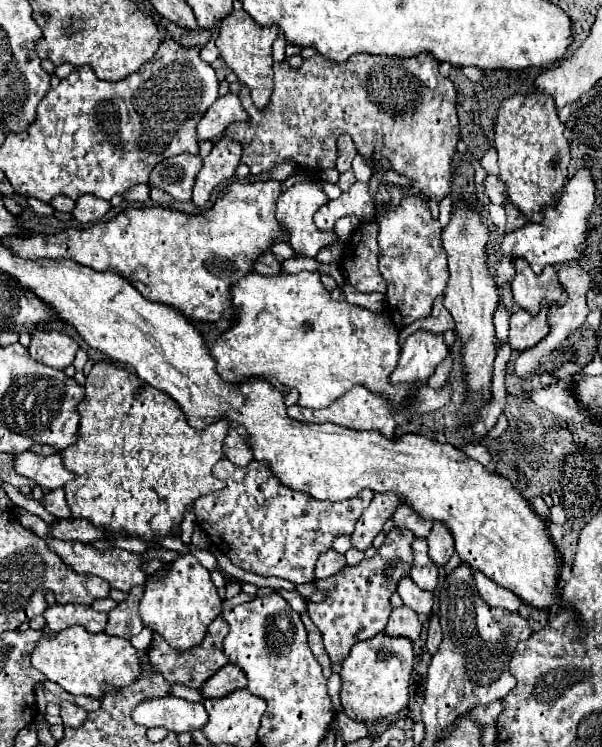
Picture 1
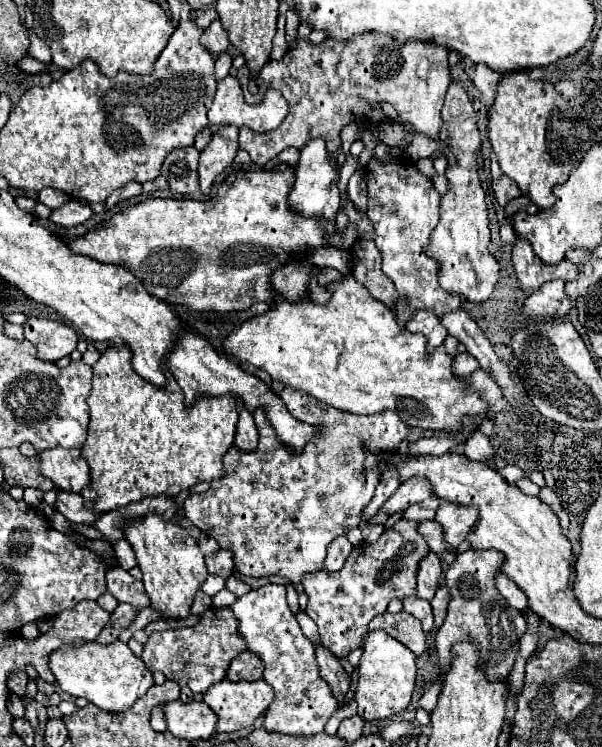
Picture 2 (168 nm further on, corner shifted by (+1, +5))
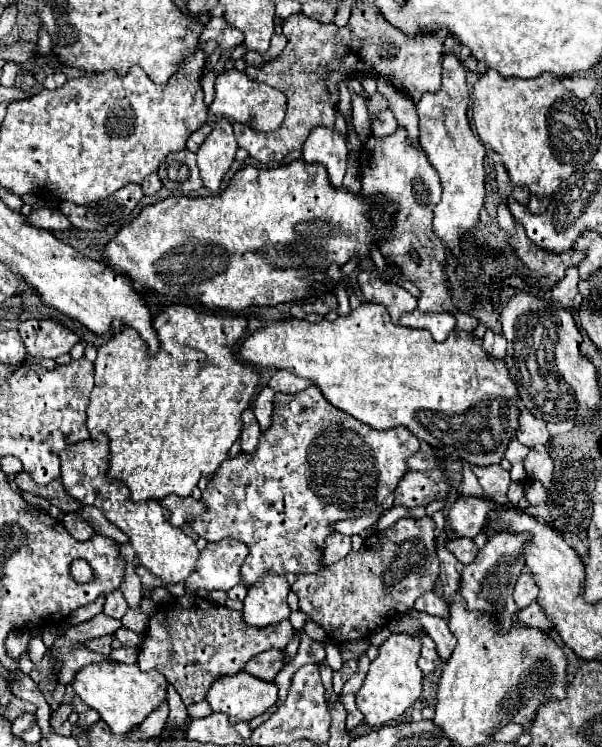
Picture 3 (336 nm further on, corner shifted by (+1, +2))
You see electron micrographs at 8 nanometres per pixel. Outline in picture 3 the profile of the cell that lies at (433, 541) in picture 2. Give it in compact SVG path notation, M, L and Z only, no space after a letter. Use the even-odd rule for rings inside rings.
M453 537L445 541L445 547L457 557L457 561L461 561L463 565L471 563L475 559L477 547L473 543L473 539L461 539L461 537Z

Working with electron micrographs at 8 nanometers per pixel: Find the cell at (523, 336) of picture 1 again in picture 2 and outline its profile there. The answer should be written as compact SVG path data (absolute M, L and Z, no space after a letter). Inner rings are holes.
M551 280L543 284L535 294L531 294L523 304L523 314L527 318L531 316L565 316L571 310L573 302L565 292L563 280Z

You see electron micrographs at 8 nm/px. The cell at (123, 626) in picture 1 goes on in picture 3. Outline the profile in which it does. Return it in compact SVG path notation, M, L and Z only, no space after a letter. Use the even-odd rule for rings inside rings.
M105 635L105 637L97 637L95 641L91 641L89 649L93 649L95 653L101 653L101 655L109 655L111 653L111 643L113 643L115 635Z

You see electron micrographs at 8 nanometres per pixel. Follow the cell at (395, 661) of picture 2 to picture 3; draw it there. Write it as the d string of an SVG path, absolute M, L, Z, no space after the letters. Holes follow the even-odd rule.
M393 633L387 641L381 643L377 657L369 665L369 673L363 681L363 687L357 691L357 707L365 715L365 723L371 727L381 727L399 715L403 715L415 699L421 695L423 673L417 667L419 659L419 641L411 635Z

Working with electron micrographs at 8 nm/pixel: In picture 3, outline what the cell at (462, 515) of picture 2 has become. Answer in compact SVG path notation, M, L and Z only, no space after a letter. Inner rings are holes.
M459 497L447 515L447 525L459 537L473 539L483 527L485 517L493 509L493 501L485 497Z

